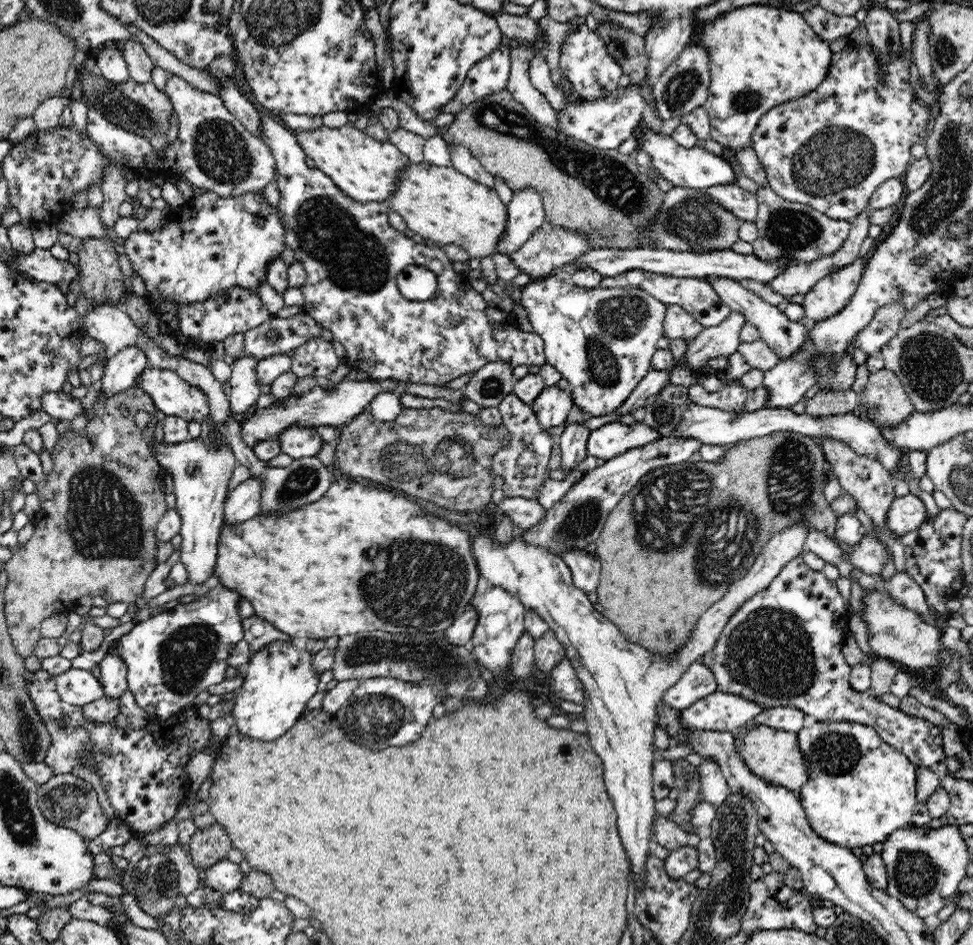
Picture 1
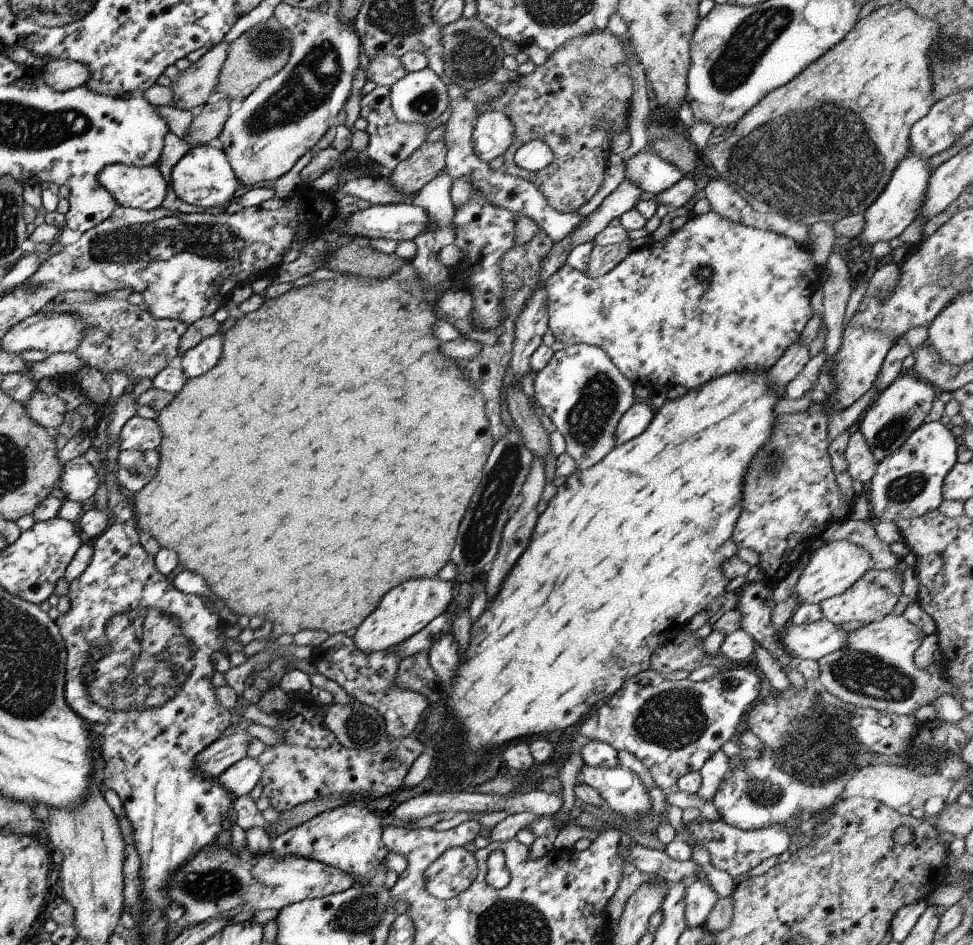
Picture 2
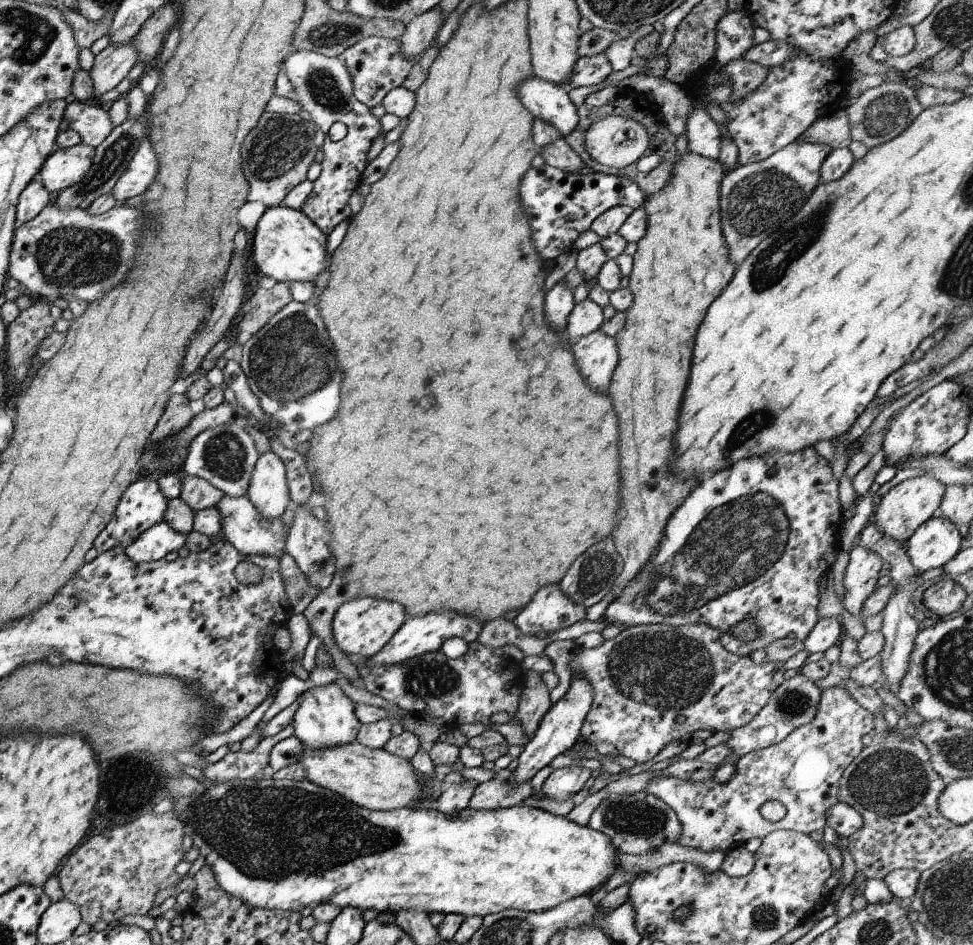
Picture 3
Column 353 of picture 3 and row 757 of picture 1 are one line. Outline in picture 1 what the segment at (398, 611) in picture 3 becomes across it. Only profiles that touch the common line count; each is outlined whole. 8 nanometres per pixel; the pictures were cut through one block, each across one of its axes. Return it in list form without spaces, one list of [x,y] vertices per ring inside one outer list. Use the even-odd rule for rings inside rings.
[[[802,519],[794,521],[778,534],[772,535],[766,546],[762,548],[762,552],[756,556],[748,574],[742,580],[732,584],[720,602],[708,608],[708,611],[698,620],[696,628],[692,630],[690,640],[684,646],[680,646],[676,652],[672,652],[670,656],[653,654],[646,648],[627,641],[614,624],[594,609],[594,605],[588,601],[587,594],[572,584],[570,571],[567,570],[563,560],[542,545],[534,545],[522,539],[520,533],[514,535],[508,542],[502,543],[494,537],[492,530],[486,527],[482,527],[477,534],[469,536],[470,550],[479,578],[484,578],[494,586],[514,593],[527,609],[534,609],[549,625],[549,629],[554,630],[558,640],[564,644],[567,651],[566,658],[576,669],[578,679],[584,688],[583,717],[588,722],[587,734],[590,737],[590,745],[600,758],[603,767],[603,781],[617,816],[617,833],[629,860],[630,880],[637,894],[646,889],[646,862],[652,853],[654,842],[654,820],[656,820],[657,812],[654,805],[653,766],[659,759],[659,754],[655,748],[653,732],[659,719],[658,706],[661,704],[662,695],[686,675],[686,670],[690,669],[692,664],[700,662],[715,648],[719,635],[724,631],[736,609],[757,592],[768,588],[774,577],[780,574],[790,560],[801,556],[802,551],[806,550],[805,542],[810,531],[810,525]]]

